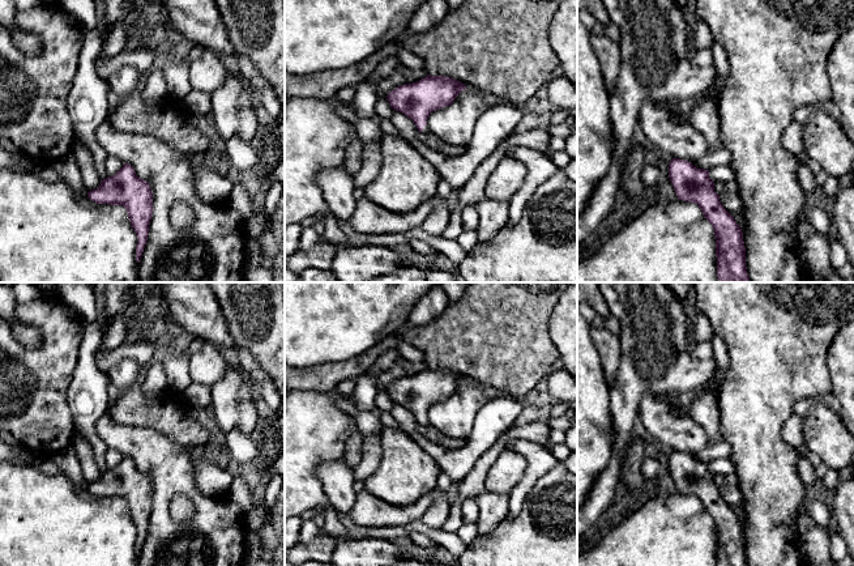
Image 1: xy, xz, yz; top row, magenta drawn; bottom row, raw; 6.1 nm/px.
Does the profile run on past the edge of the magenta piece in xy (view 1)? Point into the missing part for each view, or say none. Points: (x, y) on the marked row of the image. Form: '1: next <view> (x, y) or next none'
1: next none

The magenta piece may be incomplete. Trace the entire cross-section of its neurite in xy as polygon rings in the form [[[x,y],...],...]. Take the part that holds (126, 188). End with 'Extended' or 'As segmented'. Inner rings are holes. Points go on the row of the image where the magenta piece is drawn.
[[[124,163],[115,174],[103,180],[87,197],[97,204],[123,205],[132,229],[137,235],[136,261],[142,256],[153,213],[153,192],[146,180],[138,178],[133,166]]]. As segmented

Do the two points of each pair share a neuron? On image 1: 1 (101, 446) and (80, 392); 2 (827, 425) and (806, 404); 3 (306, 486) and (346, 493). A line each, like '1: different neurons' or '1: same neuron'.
1: same neuron
2: different neurons
3: different neurons

